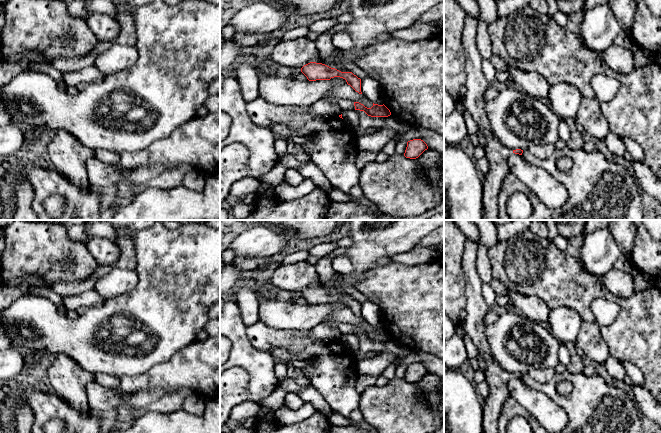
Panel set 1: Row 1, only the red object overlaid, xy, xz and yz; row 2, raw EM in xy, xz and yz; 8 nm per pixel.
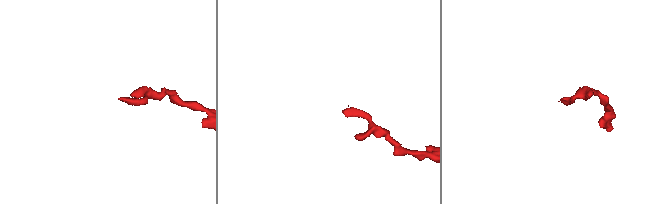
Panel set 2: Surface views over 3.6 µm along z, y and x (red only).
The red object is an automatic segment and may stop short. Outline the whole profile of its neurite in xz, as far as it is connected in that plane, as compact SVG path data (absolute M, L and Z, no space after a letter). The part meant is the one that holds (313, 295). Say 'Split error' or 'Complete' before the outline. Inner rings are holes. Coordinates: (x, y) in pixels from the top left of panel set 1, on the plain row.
Split error. M301 261L290 265L279 264L274 269L271 284L282 290L300 292L309 305L343 302L356 316L362 318L360 302L352 296L341 296L325 288L316 287L318 280L315 266Z

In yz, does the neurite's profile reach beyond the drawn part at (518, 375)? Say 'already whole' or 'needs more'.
needs more

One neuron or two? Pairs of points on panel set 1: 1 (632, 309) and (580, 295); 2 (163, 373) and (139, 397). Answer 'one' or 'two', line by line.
1: one
2: two

